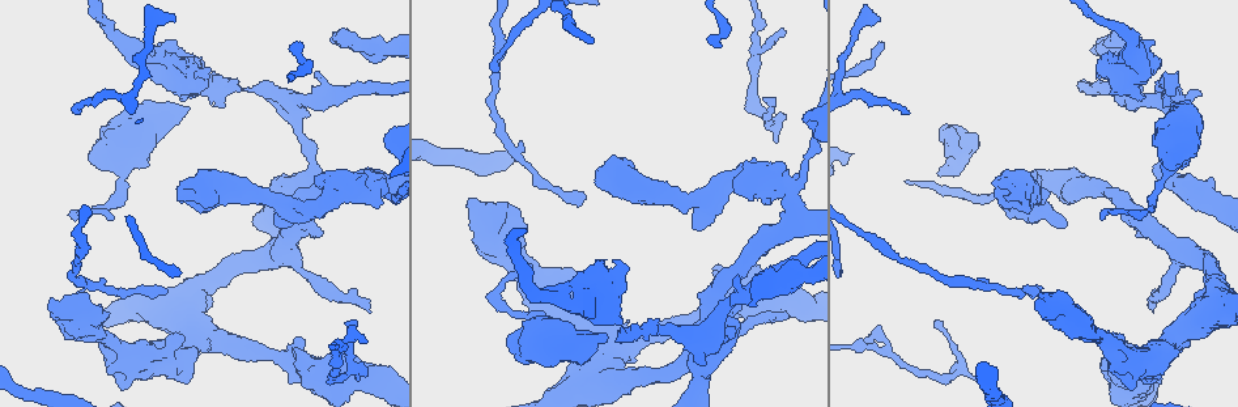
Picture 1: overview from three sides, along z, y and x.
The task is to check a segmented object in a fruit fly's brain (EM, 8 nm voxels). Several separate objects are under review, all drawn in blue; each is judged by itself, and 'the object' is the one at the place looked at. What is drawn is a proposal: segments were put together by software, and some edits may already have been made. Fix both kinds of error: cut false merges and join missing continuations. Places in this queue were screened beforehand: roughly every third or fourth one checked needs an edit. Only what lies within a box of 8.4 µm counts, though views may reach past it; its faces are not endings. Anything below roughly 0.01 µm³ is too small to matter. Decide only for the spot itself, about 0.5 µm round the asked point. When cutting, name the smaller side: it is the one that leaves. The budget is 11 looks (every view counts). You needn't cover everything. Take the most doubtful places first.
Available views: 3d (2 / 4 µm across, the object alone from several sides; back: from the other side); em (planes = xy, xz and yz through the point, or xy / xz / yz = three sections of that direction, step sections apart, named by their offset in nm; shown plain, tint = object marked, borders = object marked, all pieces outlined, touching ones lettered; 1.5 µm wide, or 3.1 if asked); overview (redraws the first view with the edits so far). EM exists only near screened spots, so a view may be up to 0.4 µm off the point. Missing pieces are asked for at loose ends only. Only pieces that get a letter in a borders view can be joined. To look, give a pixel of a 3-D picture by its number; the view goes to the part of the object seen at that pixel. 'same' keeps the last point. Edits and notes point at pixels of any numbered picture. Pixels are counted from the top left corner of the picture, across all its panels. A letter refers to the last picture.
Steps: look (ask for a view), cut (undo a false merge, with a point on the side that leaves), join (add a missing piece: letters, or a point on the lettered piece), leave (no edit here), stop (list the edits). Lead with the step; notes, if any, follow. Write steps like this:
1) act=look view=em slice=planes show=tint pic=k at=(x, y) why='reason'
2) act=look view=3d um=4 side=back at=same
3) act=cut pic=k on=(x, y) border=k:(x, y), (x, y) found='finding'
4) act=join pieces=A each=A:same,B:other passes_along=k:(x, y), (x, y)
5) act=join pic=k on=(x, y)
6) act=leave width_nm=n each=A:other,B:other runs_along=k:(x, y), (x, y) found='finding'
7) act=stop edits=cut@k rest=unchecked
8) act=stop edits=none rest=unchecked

act=look view=3d um=4 side=back pic=1 at=(189, 107)

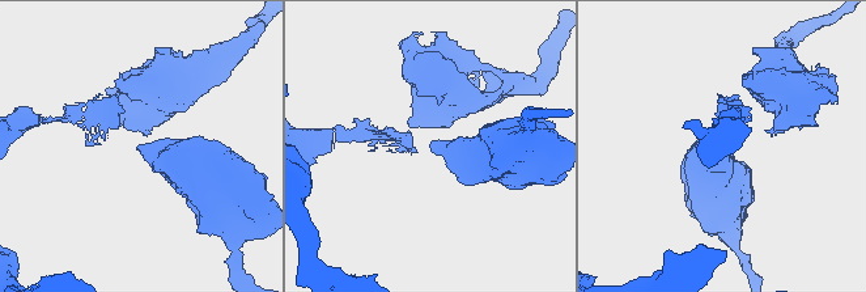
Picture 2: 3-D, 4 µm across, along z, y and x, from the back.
act=look view=em slice=planes show=borders pic=2 at=(431, 142)

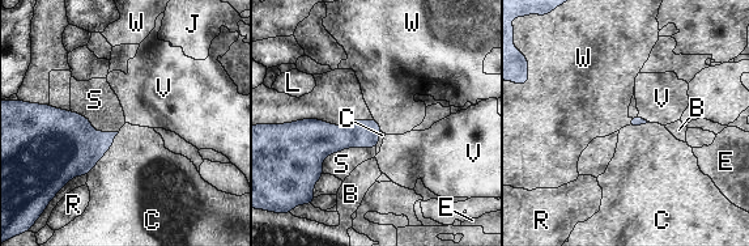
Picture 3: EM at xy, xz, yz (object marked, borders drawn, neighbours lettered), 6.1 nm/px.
act=leave each=B:other,C:other,E:other,J:other,L:other,R:other,S:other,V:other,W:other found='no lettered piece goes on from it'

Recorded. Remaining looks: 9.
act=look view=em slice=planes show=borders pic=1 at=(330, 40) why='thick end'

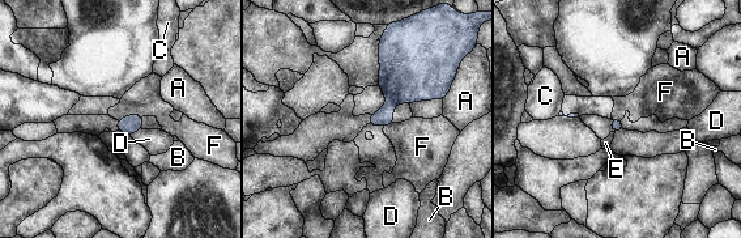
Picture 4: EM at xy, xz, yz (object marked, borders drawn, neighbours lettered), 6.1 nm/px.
act=leave each=A:other,B:other,C:other,D:other,E:other,F:other found='none of them fits'

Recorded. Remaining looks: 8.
act=look view=3d um=4 pic=1 at=(111, 215) why='branch stops here'

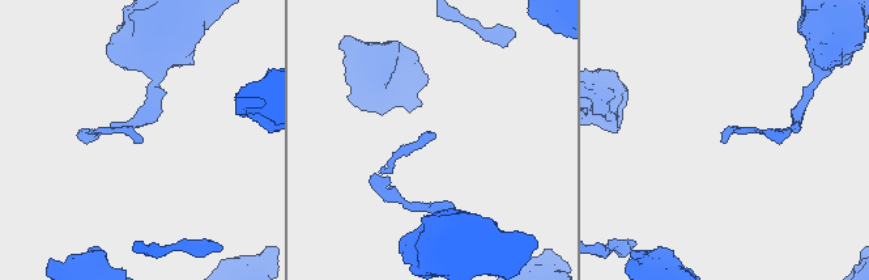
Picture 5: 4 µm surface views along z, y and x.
act=look view=em slice=xy step=4 show=tint pic=5 at=(724, 139)

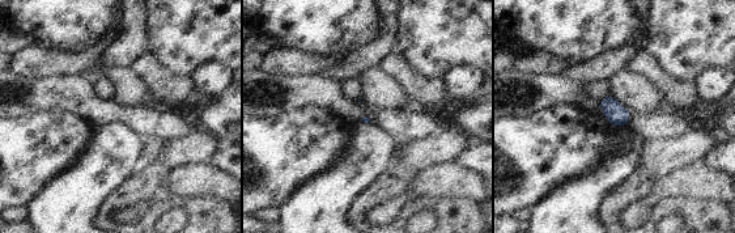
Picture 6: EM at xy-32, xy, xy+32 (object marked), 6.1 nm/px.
act=look view=em slice=planes show=borders at=same why='cut it another way'

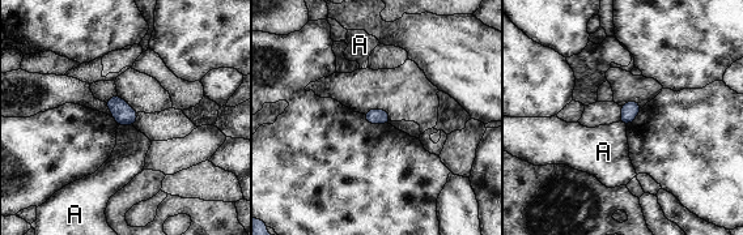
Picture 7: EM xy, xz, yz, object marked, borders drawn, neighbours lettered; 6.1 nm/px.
act=leave each=A:other border=7:(119, 124), (132, 125) found='none of them fits'

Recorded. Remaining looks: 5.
act=look view=em slice=planes show=borders pic=1 at=(718, 46) why='thin end'

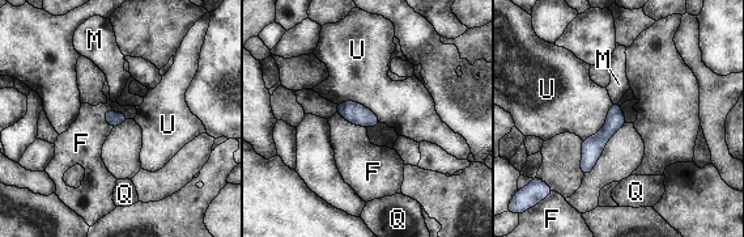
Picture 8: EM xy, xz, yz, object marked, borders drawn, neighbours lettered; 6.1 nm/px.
act=leave each=F:other,M:other,Q:other,U:other runs_along=8:(616, 106), (585, 170) found='none of them fits'

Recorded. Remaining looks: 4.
act=look view=em slice=planes show=borders pic=1 at=(789, 314) why='an open end'

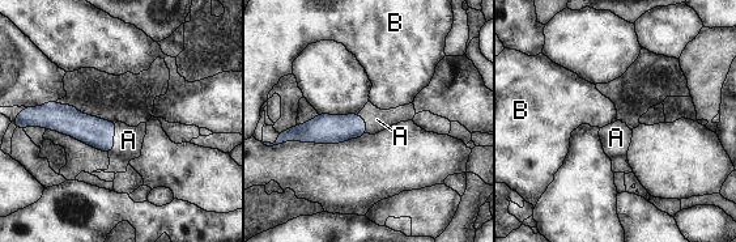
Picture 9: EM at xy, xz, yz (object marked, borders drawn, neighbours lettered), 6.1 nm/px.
act=join pieces=A width_nm=150 each=A:same,B:other passes_along=9:(96, 132), (113, 138), (128, 140) found='the cell continues'

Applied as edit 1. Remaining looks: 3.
act=stop edits=join@9 rest=unchecked

